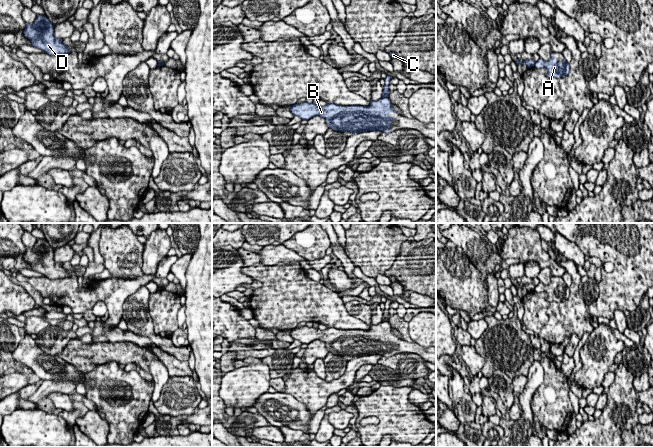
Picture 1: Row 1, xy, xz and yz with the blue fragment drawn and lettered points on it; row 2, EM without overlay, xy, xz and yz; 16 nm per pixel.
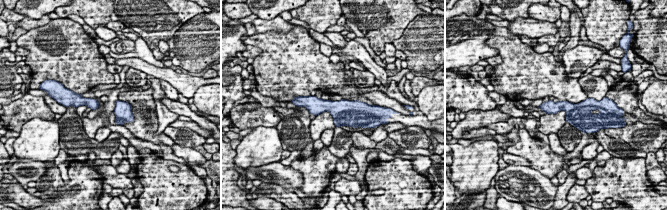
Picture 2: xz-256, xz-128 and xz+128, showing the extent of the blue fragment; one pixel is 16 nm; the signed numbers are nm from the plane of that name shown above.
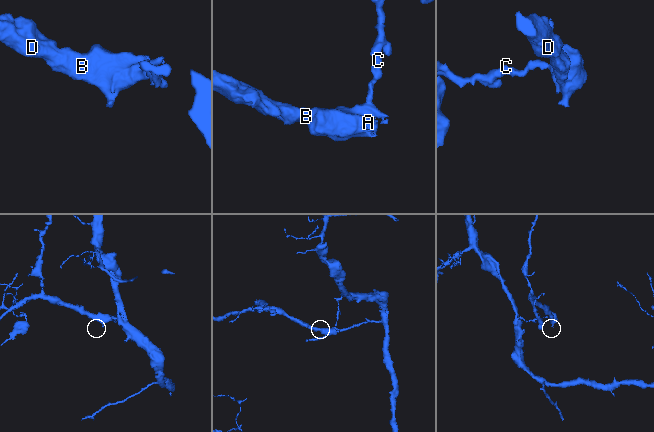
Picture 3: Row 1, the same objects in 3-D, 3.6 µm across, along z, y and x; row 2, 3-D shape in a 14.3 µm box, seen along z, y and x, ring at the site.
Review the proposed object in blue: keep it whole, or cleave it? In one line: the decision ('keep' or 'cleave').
cleave

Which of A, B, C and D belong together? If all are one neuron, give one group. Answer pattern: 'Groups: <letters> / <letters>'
Groups: A B D / C

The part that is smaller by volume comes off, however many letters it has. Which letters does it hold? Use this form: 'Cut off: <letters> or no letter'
Cut off: A, B, D

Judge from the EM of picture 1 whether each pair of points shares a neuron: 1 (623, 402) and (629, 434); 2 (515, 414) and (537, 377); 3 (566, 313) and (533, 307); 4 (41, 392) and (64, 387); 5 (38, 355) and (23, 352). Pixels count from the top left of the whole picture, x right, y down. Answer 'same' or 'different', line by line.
1: different
2: different
3: same
4: same
5: same

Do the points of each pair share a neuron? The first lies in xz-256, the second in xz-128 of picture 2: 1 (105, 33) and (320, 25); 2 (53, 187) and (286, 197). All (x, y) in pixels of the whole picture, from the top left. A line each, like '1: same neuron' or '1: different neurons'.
1: different neurons
2: same neuron

